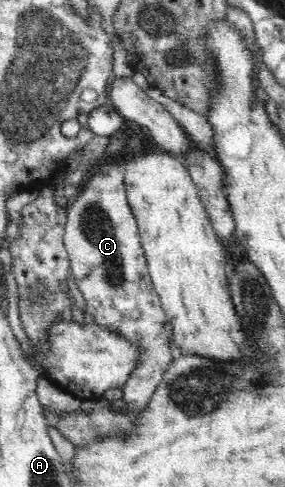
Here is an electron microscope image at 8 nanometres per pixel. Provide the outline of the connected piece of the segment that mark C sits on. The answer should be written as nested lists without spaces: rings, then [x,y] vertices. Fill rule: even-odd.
[[[109,158],[91,168],[90,173],[78,188],[77,196],[67,205],[64,244],[69,253],[71,273],[87,303],[87,313],[94,316],[94,321],[99,326],[122,334],[140,352],[138,365],[132,369],[128,382],[122,387],[125,406],[133,415],[140,415],[154,395],[155,389],[162,382],[166,368],[174,359],[170,349],[173,331],[149,274],[139,227],[128,203],[124,181],[125,173],[120,160]]]

